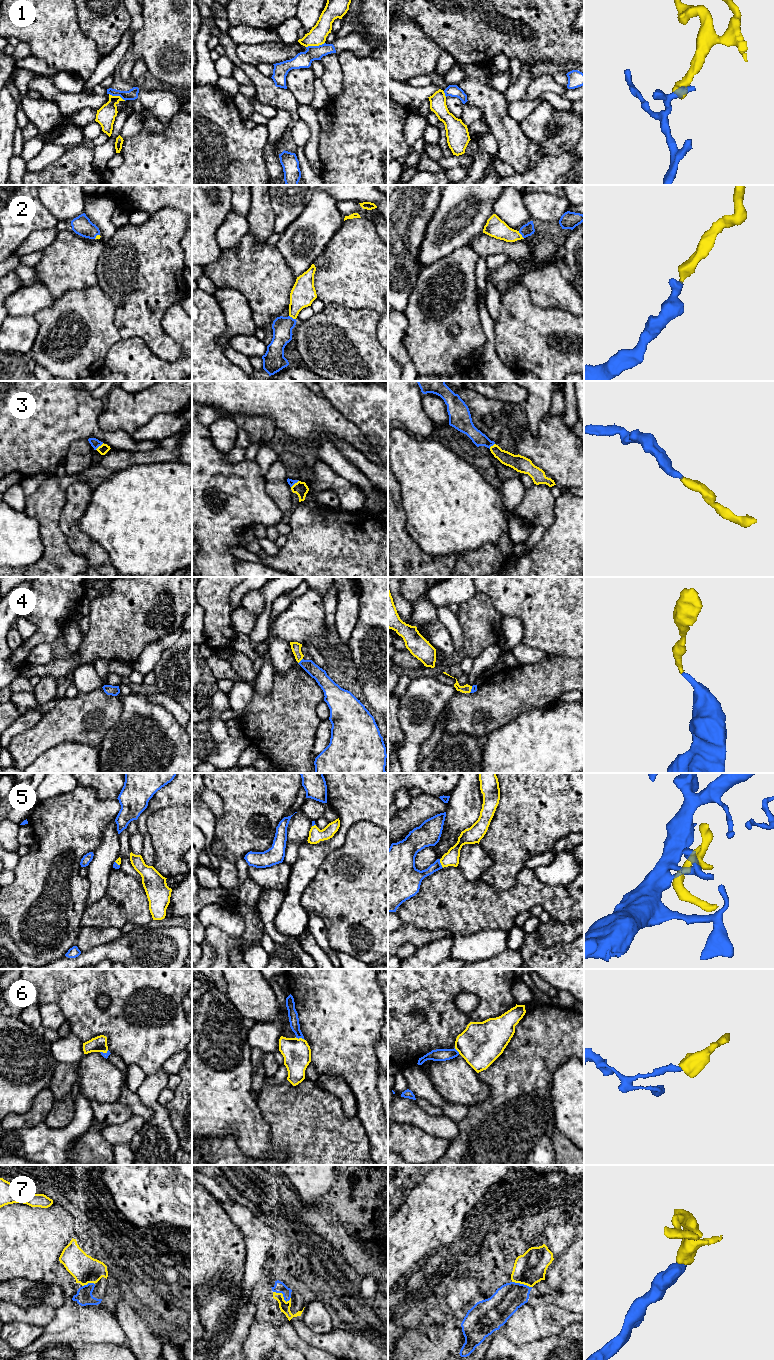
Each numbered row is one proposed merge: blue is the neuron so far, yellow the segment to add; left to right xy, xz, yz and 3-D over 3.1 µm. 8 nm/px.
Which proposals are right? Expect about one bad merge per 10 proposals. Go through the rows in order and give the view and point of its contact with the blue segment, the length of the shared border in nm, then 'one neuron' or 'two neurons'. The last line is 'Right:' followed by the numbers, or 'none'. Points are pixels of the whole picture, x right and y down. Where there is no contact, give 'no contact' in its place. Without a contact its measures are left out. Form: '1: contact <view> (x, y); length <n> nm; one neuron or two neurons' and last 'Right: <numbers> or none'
1: contact xz (315, 46); length 160 nm; two neurons
2: contact yz (521, 234); length 80 nm; one neuron
3: contact xy (99, 445); length 90 nm; one neuron
4: contact xz (300, 661); length 60 nm; one neuron
5: contact yz (440, 863); length 80 nm; one neuron
6: contact xz (300, 1037); length 80 nm; one neuron
7: contact xz (283, 1295); length 160 nm; one neuron
Right: 2, 3, 4, 5, 6, 7

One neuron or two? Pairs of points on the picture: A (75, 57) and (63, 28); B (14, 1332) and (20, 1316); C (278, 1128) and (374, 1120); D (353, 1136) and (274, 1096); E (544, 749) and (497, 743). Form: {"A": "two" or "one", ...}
{"A": "one", "B": "two", "C": "two", "D": "one", "E": "one"}

